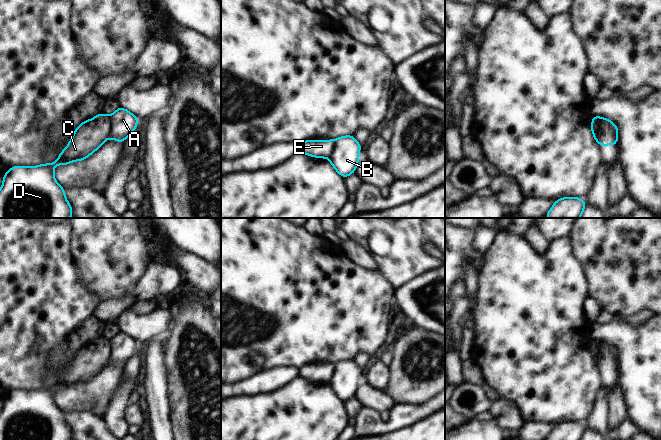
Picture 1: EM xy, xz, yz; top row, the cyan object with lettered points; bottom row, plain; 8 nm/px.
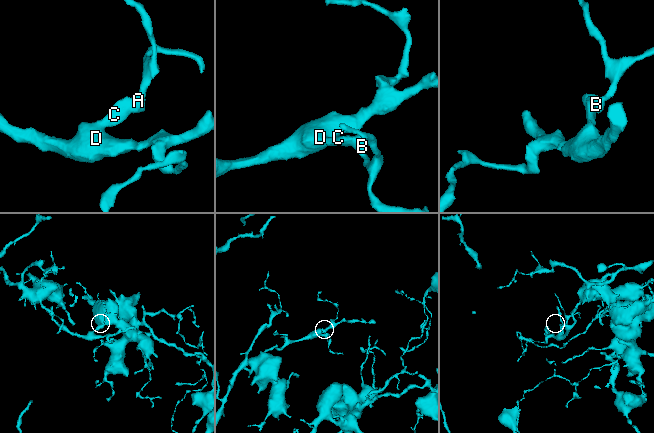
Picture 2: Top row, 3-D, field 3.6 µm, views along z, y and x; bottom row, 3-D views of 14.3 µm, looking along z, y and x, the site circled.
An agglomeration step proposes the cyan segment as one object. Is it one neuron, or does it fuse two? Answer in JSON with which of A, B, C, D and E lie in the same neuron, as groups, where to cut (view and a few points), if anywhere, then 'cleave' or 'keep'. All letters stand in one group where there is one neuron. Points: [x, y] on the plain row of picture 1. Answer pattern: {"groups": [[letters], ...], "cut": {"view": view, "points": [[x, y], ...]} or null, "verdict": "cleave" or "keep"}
{"groups": [["A", "B"], ["C", "D", "E"]], "cut": {"view": "xy", "points": [[108, 340], [109, 361]]}, "verdict": "cleave"}

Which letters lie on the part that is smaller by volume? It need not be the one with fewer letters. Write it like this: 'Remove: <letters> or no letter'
Remove: A, B

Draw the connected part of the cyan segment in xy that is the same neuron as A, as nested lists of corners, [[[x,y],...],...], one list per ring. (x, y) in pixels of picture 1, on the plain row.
[[[119,331],[109,340],[109,362],[123,366],[137,352],[138,342]]]

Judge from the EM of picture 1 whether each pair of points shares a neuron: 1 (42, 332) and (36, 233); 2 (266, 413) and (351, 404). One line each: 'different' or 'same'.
1: same
2: different

